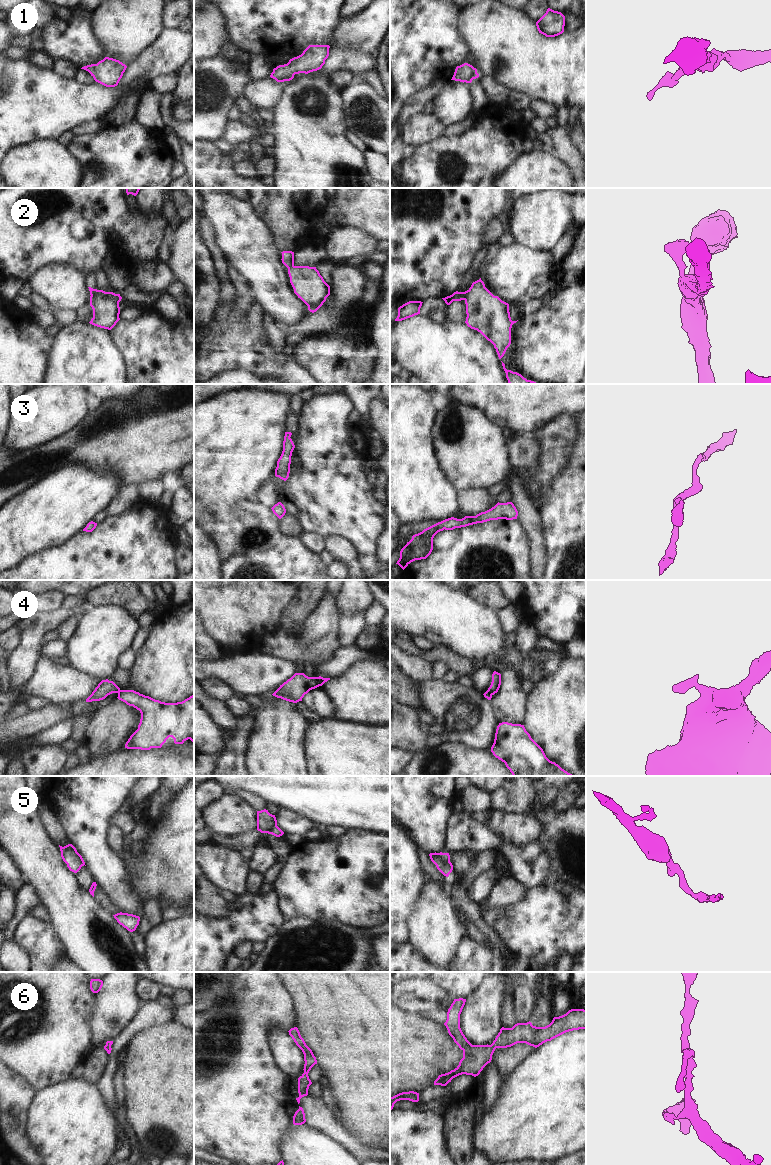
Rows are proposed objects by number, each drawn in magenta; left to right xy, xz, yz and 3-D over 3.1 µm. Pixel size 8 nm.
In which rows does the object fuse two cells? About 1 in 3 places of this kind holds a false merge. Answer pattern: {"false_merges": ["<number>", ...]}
{"false_merges": ["2", "4", "5"]}

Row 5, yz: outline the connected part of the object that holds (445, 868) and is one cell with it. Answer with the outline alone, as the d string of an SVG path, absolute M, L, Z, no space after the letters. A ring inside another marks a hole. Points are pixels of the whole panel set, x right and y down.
M430 853L429 854L431 861L436 865L437 869L446 877L453 870L453 865L451 862L443 862L439 853Z

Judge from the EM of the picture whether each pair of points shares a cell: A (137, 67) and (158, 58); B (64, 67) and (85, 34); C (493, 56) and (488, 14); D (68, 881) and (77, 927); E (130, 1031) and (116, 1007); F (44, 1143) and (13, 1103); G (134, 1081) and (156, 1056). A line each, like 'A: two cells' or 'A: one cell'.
A: one cell
B: two cells
C: one cell
D: one cell
E: two cells
F: two cells
G: one cell

